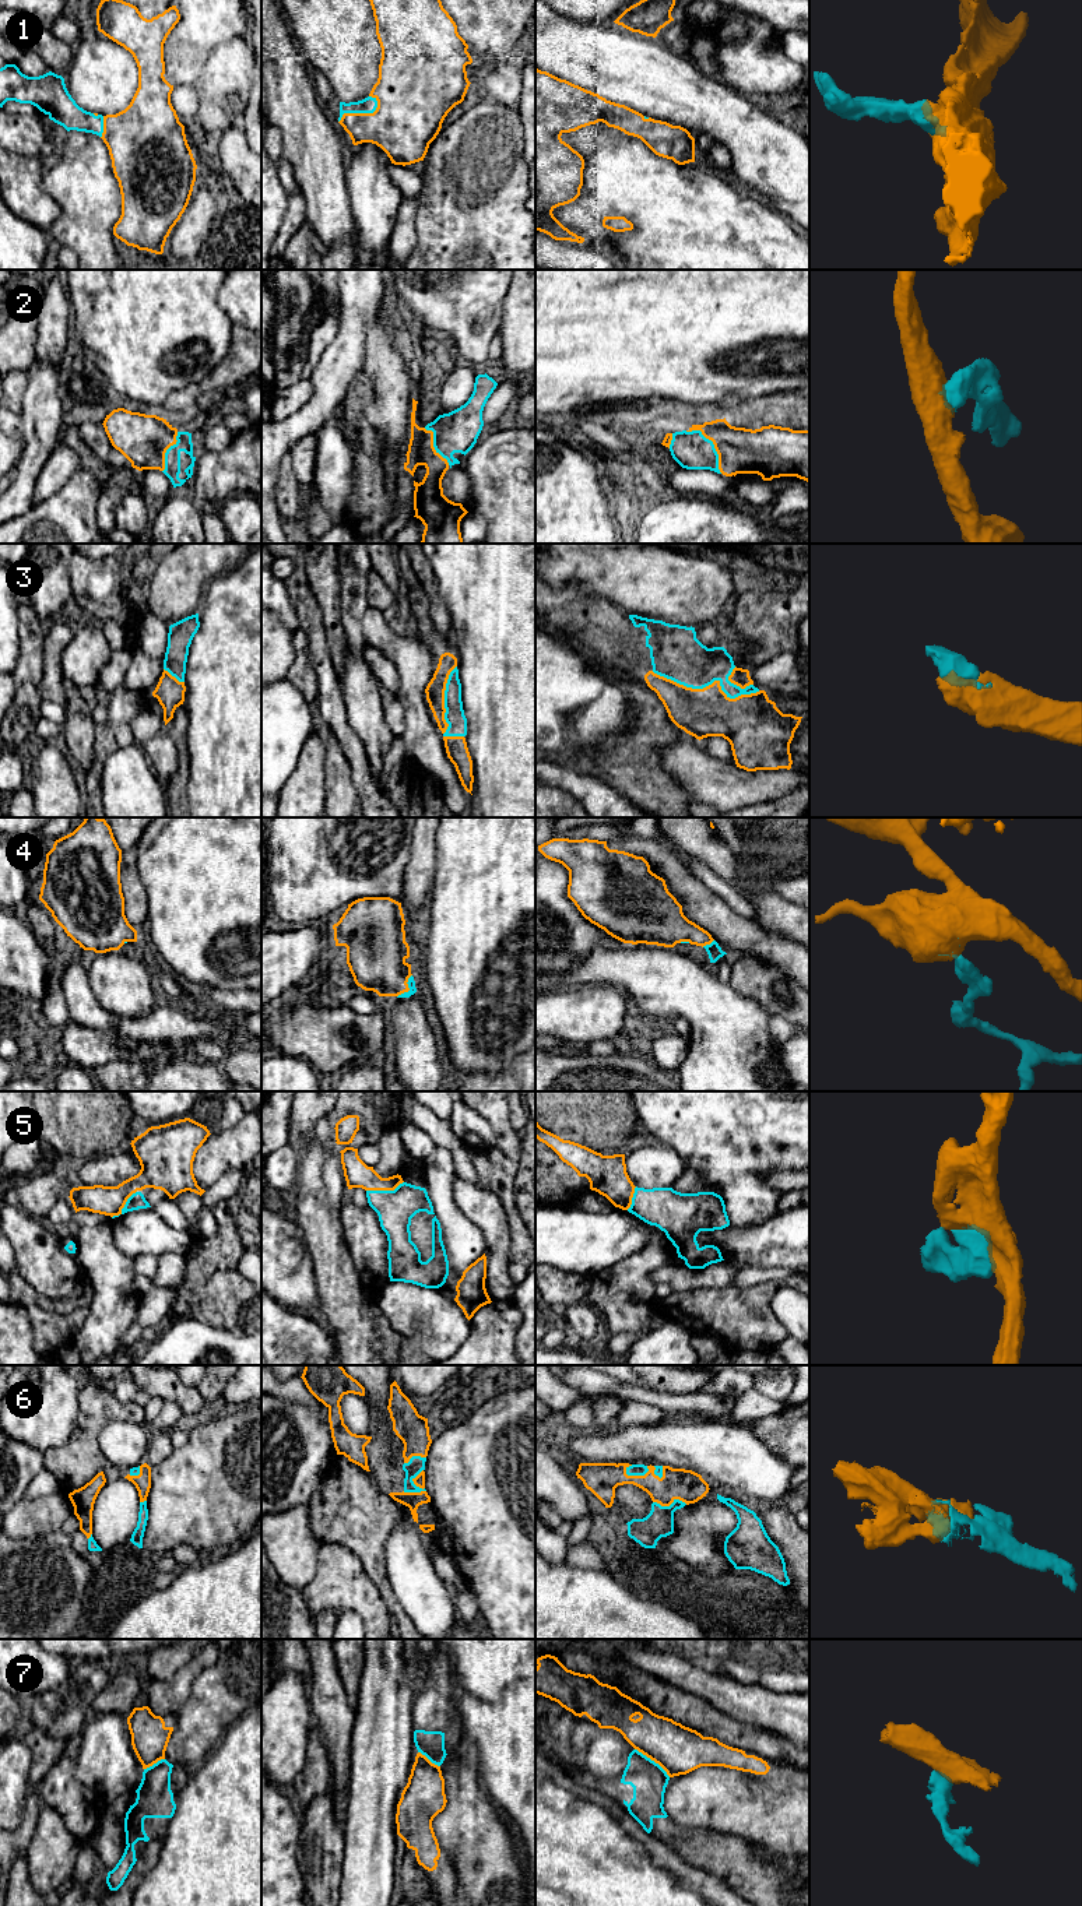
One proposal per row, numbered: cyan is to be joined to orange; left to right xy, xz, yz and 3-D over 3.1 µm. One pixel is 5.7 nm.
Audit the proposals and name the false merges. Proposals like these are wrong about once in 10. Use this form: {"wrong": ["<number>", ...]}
{"wrong": ["7"]}

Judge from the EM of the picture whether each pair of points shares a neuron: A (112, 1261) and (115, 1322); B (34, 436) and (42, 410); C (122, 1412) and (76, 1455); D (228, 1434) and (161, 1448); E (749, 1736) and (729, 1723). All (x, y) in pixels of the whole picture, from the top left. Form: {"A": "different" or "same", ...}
{"A": "same", "B": "same", "C": "same", "D": "different", "E": "same"}

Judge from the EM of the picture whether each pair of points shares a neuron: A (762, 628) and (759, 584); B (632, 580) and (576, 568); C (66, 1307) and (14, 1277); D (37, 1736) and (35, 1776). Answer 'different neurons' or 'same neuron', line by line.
A: same neuron
B: same neuron
C: same neuron
D: same neuron

